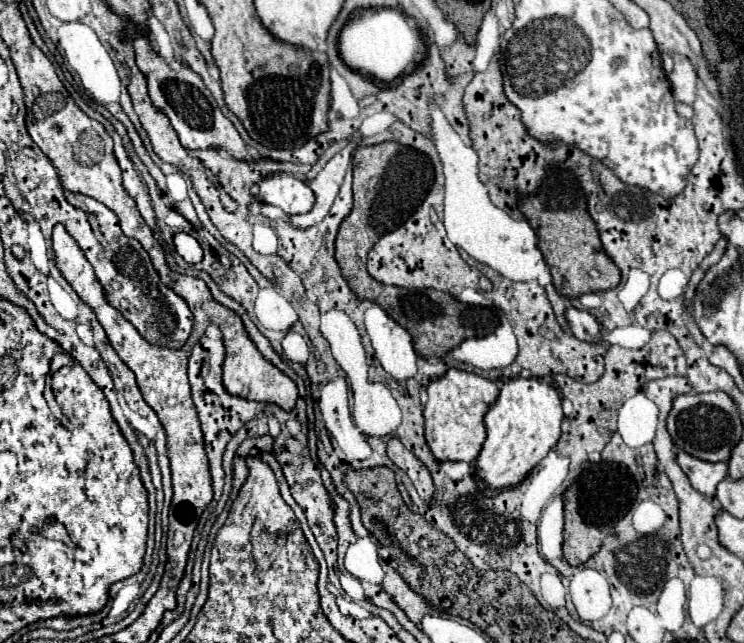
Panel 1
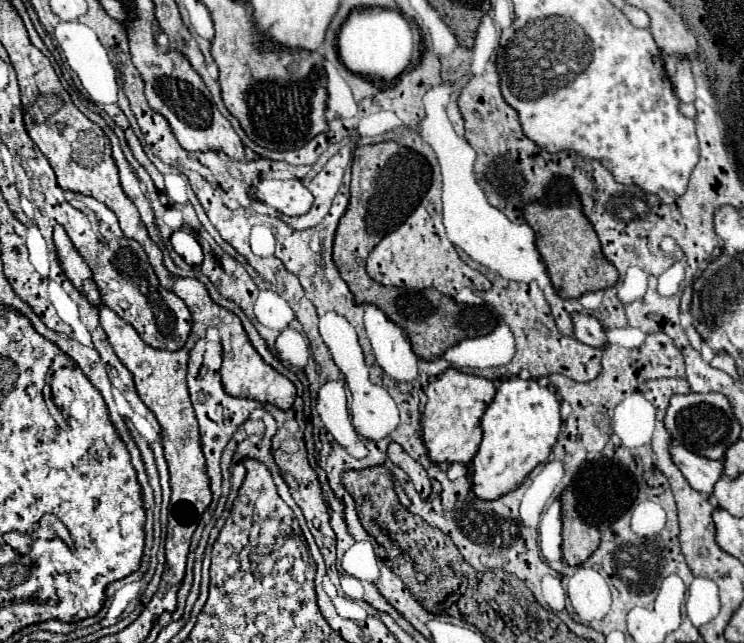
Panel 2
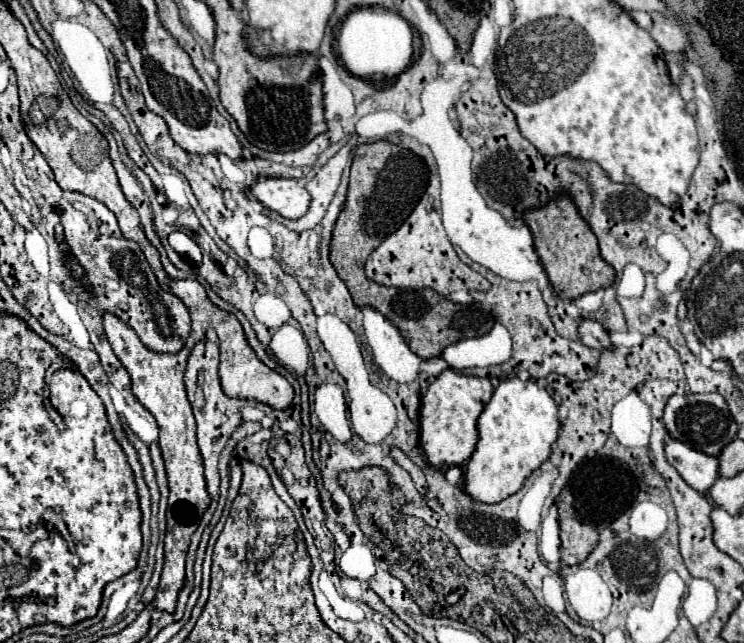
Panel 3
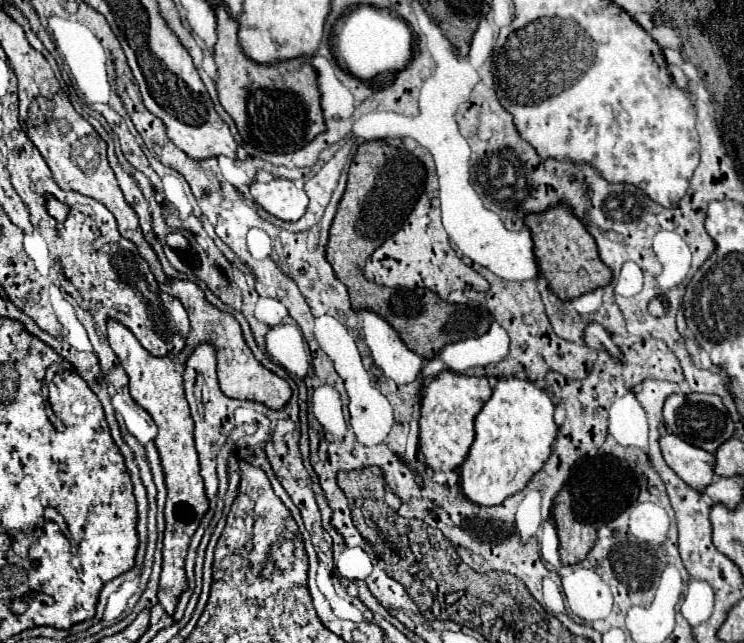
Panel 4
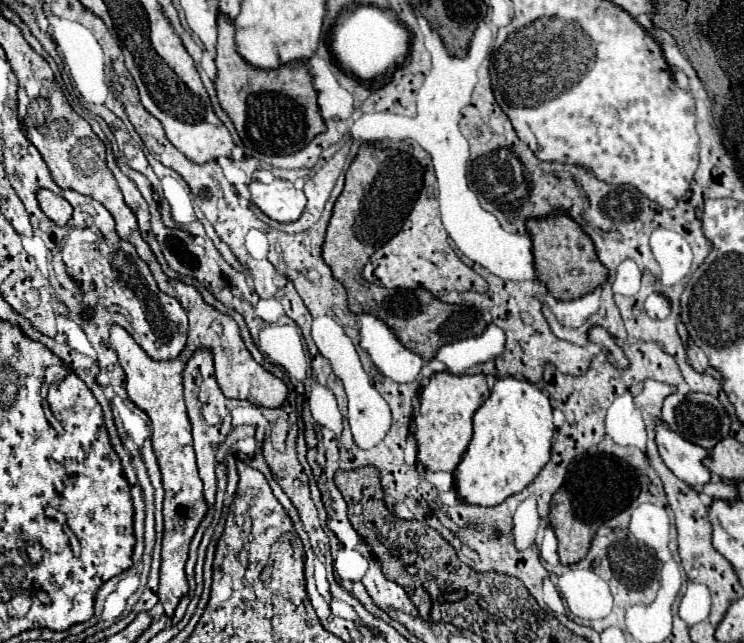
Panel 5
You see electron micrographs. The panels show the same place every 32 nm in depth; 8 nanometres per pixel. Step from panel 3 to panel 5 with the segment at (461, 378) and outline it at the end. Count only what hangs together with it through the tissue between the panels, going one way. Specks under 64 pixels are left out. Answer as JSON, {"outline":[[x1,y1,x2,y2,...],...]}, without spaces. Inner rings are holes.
{"outline":[[438,372,430,378,428,386,422,388,420,414,416,416,418,462,424,464,426,470,454,472,456,464,460,464,464,448,468,448,472,440,472,416,488,396,490,388,484,374,456,376,450,372]]}

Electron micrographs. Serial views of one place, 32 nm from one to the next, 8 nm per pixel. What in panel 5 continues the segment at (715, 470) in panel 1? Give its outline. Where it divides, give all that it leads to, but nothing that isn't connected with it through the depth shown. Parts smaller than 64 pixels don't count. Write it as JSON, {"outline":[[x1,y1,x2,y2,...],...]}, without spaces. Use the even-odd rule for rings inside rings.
{"outline":[[664,422,656,426,656,444,664,464,688,486,700,490,704,484,710,482,712,472,708,472,708,468,704,466,704,460,708,458,708,450,668,430]]}

